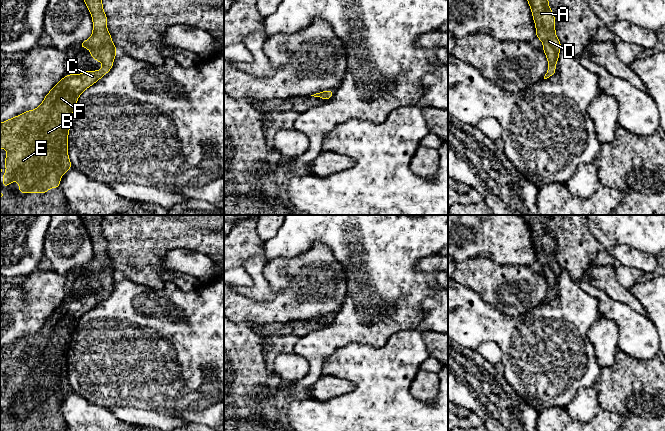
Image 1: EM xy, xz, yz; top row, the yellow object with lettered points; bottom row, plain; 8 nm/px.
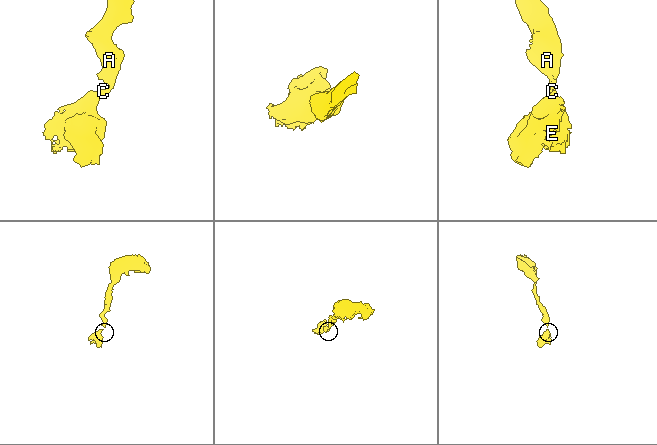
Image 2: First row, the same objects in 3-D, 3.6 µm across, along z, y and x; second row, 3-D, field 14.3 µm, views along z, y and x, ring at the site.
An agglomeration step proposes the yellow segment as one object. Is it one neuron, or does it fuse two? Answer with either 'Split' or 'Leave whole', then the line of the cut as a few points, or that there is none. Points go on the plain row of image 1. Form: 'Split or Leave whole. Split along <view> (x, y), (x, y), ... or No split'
Leave whole. No split

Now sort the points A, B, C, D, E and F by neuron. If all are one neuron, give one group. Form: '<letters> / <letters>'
A B C D E F

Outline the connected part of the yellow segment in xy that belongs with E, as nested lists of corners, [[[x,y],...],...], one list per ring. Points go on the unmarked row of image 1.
[[[103,215],[79,216],[93,244],[92,260],[79,269],[82,273],[88,272],[92,282],[103,287],[103,292],[65,300],[51,313],[37,333],[26,335],[0,348],[0,373],[8,373],[4,386],[7,396],[3,399],[3,412],[7,412],[12,405],[18,405],[20,417],[46,417],[51,411],[59,413],[60,402],[73,391],[68,381],[67,366],[70,344],[78,321],[113,290],[117,273],[107,255],[107,241],[102,231]]]

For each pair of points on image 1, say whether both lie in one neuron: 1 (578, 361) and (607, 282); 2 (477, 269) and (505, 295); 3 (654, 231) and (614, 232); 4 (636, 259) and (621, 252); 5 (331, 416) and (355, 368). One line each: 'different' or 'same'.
1: different
2: same
3: same
4: same
5: same

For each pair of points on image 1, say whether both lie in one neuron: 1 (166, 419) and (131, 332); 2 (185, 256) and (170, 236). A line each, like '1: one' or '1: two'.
1: two
2: two

